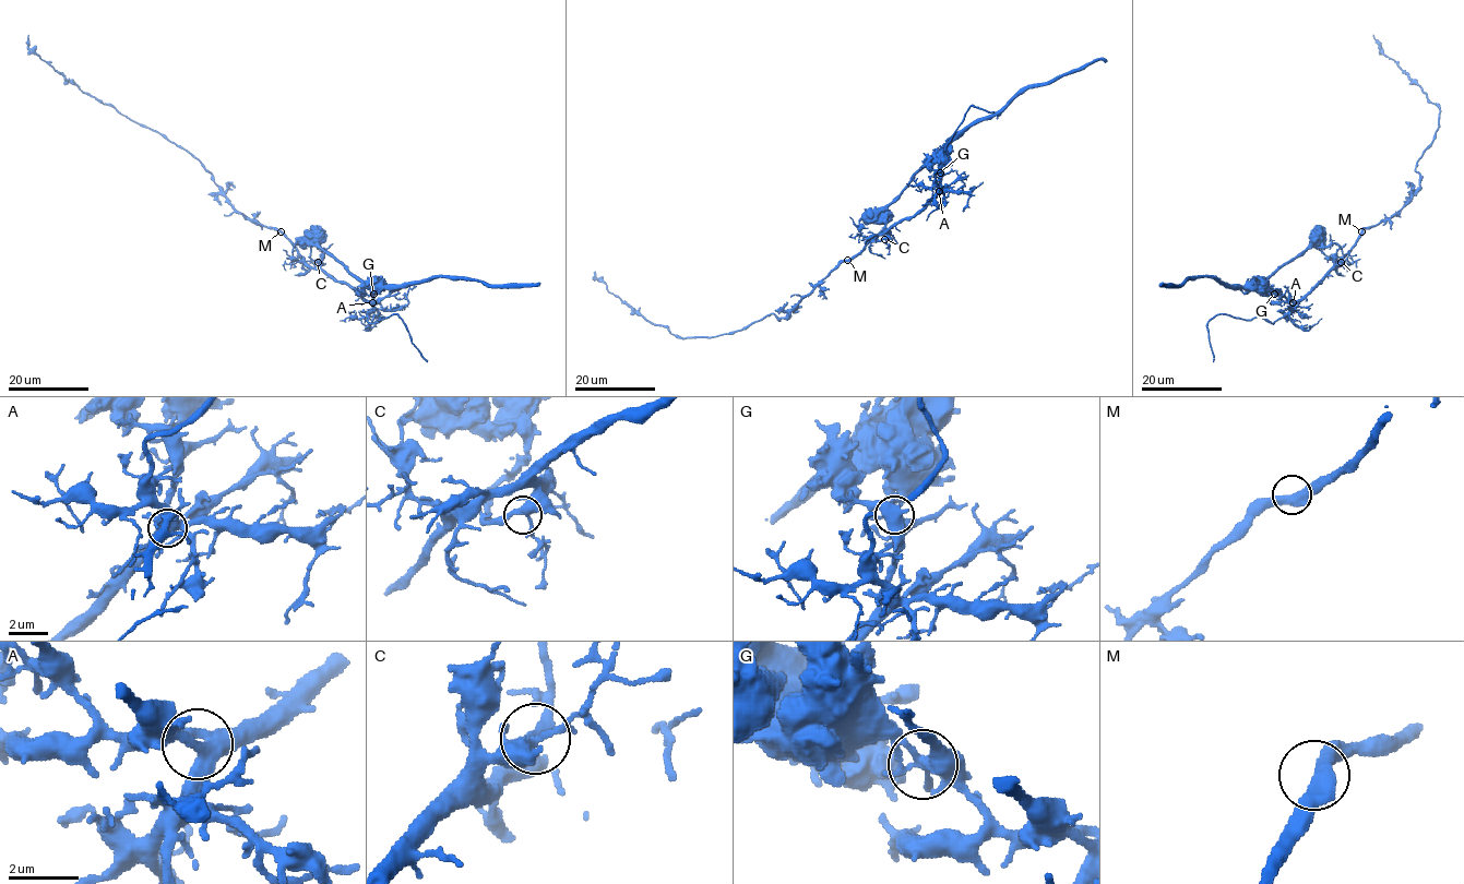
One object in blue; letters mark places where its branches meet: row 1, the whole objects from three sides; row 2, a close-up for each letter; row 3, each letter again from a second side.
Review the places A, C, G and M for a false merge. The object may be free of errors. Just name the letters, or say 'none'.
G

